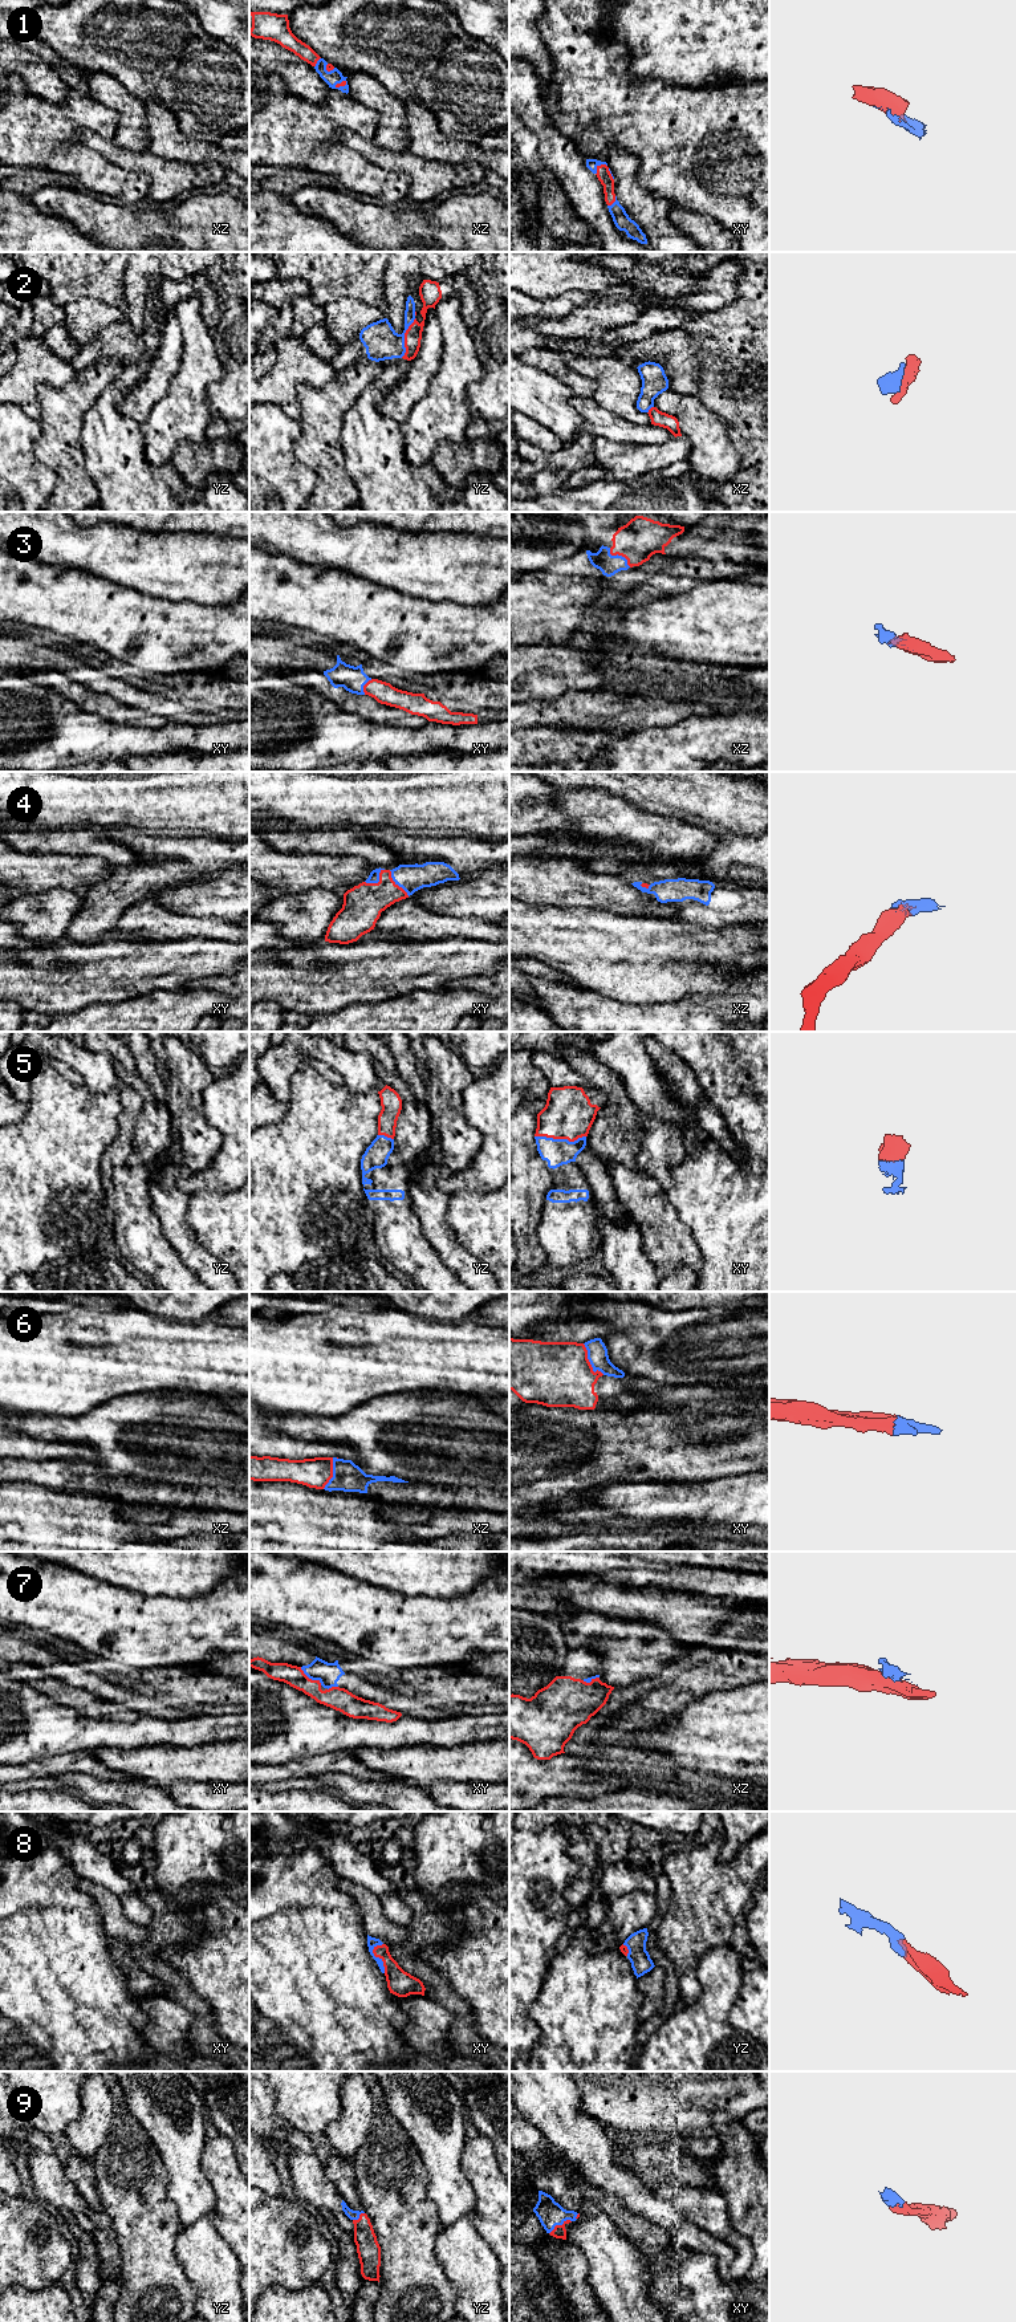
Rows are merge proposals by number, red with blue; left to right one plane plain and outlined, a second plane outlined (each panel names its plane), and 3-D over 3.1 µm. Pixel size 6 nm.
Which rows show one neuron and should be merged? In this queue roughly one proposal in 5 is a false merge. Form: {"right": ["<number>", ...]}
{"right": ["1", "2", "3", "4", "5", "6", "8", "9"]}

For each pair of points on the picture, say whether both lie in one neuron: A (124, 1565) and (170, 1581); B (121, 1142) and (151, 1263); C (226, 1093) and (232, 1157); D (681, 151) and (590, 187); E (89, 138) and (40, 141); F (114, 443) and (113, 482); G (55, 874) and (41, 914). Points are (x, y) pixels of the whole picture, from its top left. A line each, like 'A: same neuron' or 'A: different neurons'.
A: same neuron
B: same neuron
C: same neuron
D: different neurons
E: different neurons
F: same neuron
G: different neurons

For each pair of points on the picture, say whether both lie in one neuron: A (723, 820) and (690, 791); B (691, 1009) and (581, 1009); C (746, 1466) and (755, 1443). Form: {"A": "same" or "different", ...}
{"A": "same", "B": "same", "C": "same"}

